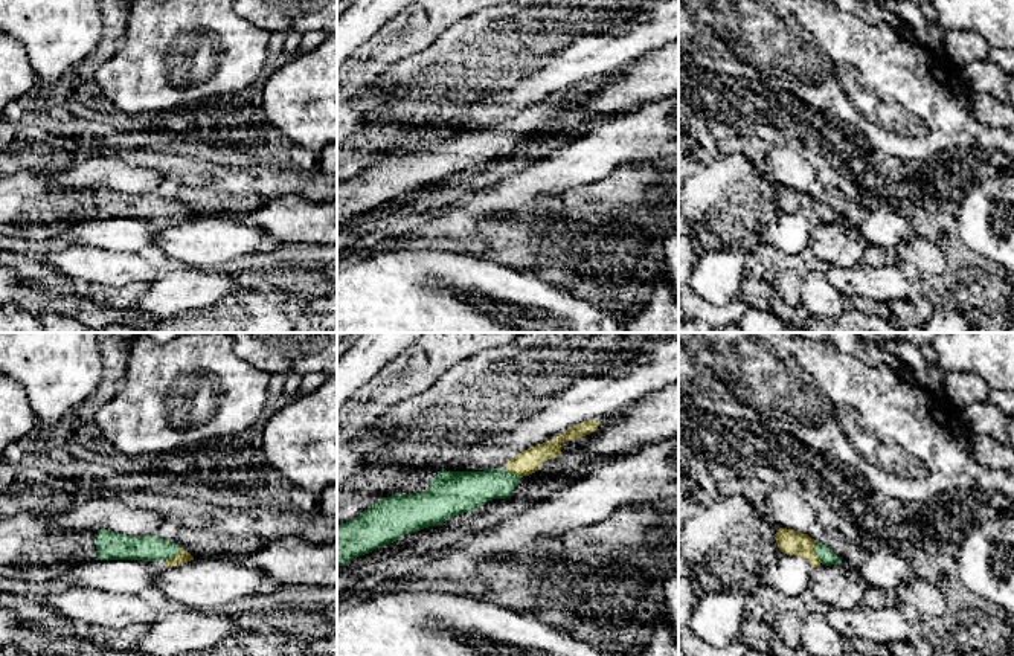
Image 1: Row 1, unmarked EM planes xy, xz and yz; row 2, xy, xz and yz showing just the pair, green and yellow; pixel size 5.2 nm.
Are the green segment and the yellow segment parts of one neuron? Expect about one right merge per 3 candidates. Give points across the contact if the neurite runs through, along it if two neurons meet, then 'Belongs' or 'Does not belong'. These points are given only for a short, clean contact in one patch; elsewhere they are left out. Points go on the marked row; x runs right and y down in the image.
Belongs

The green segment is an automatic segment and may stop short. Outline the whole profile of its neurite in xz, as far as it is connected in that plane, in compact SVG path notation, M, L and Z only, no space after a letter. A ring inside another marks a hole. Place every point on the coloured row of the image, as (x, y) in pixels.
M598 420L579 423L563 435L531 447L518 453L514 459L505 464L506 470L500 468L483 471L445 471L441 470L430 481L430 487L415 494L392 494L371 505L358 517L337 526L337 568L345 566L354 557L372 552L377 548L390 545L400 540L404 534L415 532L428 526L442 525L445 520L471 513L493 499L509 497L523 476L535 473L544 461L555 459L561 455L561 444L575 441L579 436L590 435L599 426Z

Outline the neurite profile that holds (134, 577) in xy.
M95 560L78 563L63 578L76 587L96 587L113 593L149 595L163 566L143 560Z

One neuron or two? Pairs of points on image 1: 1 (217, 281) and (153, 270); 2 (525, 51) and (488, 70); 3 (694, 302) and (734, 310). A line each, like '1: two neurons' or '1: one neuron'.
1: two neurons
2: one neuron
3: one neuron

